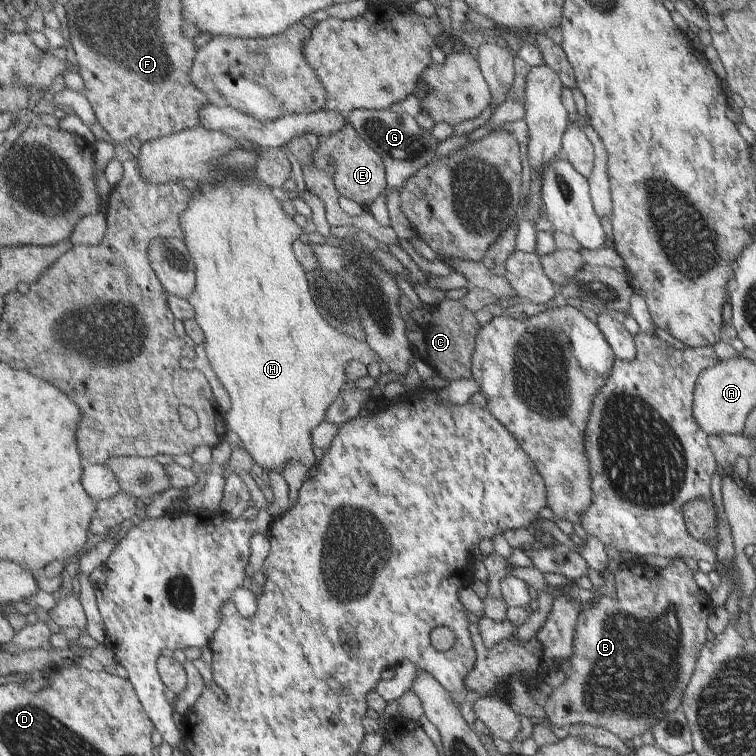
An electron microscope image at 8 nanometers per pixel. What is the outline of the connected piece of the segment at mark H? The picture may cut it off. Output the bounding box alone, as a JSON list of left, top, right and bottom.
[178,102,381,474]

